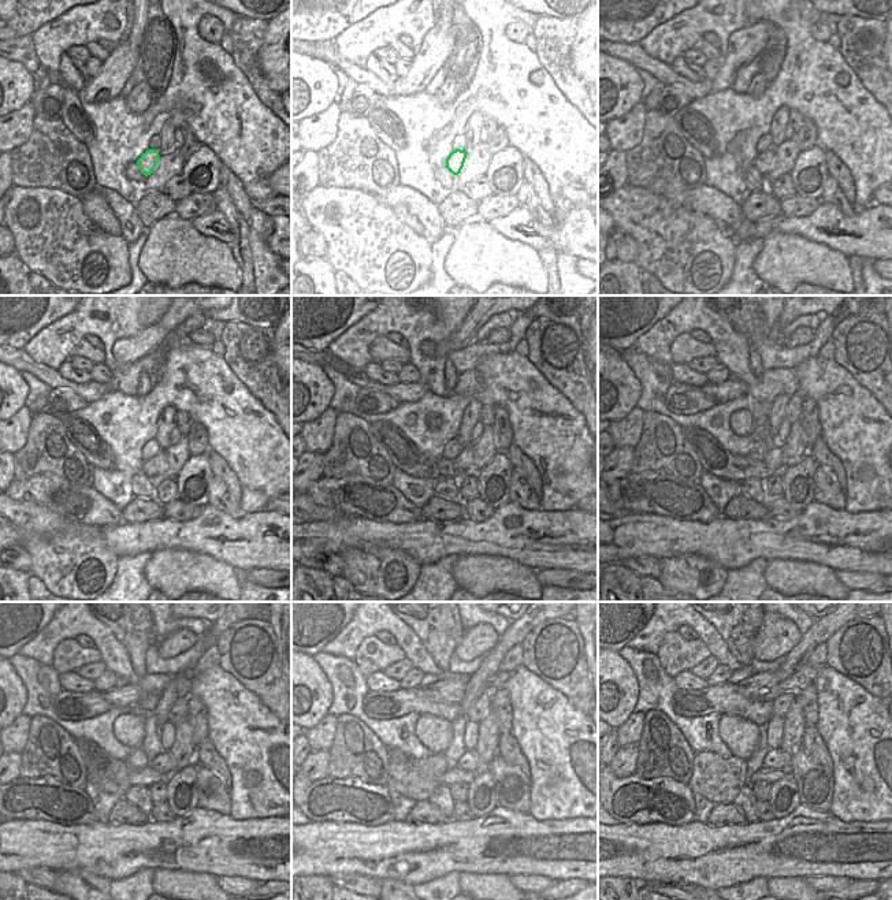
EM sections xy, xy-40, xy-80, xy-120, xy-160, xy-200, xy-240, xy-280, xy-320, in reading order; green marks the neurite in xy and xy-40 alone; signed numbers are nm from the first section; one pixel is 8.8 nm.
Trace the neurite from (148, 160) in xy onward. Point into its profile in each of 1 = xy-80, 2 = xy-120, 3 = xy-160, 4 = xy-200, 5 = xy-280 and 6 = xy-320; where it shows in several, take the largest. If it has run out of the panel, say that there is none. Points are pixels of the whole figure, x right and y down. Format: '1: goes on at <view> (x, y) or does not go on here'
1: goes on at xy-80 (765, 160)
2: goes on at xy-120 (155, 468)
3: goes on at xy-160 (464, 461)
4: goes on at xy-200 (772, 460)
5: goes on at xy-280 (469, 761)
6: goes on at xy-320 (779, 759)

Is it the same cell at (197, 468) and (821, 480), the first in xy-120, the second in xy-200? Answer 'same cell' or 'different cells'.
different cells

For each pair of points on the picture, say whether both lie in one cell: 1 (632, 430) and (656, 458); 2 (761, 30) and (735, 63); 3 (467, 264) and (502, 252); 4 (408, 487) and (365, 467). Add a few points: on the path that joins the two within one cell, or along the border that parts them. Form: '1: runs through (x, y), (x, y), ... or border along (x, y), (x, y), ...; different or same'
1: border along (645, 413), (640, 439), (634, 449); different
2: runs through (753, 38), (738, 55); same
3: runs through (475, 260), (479, 257), (494, 257); same
4: border along (396, 468), (391, 484); different

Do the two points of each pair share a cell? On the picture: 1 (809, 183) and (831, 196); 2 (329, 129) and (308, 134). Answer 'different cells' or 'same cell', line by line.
1: different cells
2: same cell

